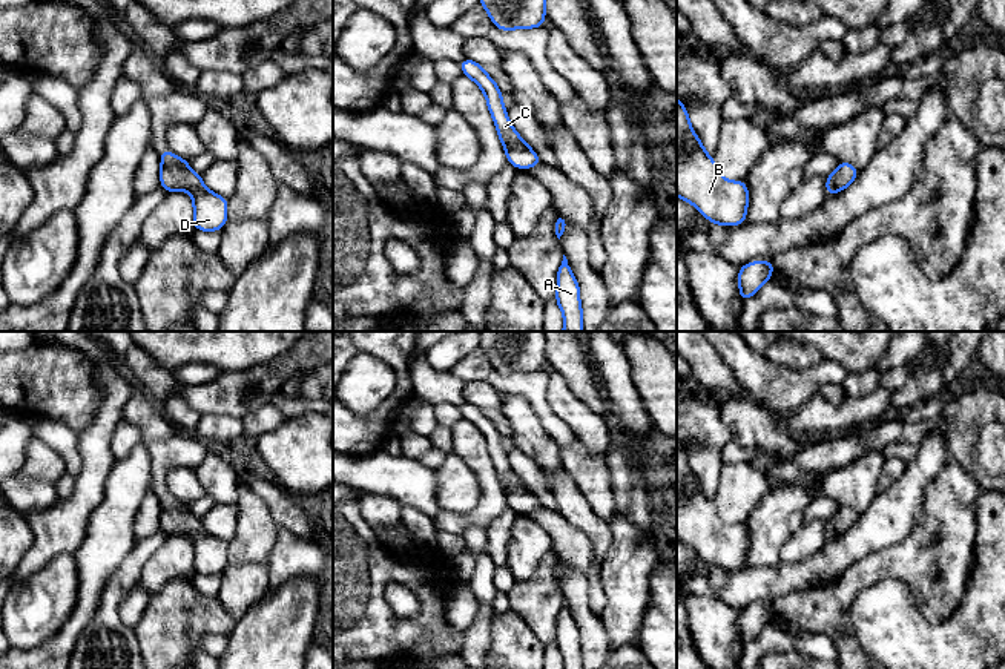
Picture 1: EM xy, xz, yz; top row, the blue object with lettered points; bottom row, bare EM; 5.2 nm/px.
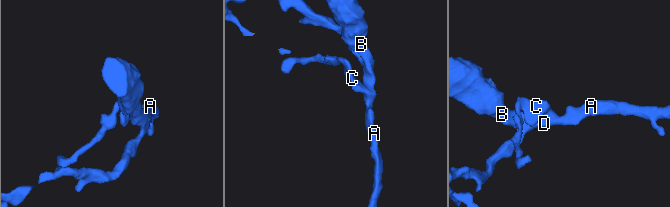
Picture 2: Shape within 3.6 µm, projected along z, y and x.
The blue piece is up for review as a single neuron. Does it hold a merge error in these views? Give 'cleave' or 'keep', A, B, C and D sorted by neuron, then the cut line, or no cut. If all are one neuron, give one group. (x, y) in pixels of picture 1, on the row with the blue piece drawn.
keep; A B C D; no cut

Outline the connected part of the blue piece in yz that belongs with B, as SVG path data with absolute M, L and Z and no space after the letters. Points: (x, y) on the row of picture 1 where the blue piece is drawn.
M677 98L677 196L695 206L709 221L720 226L746 222L749 189L744 181L721 176L690 127L689 114Z

